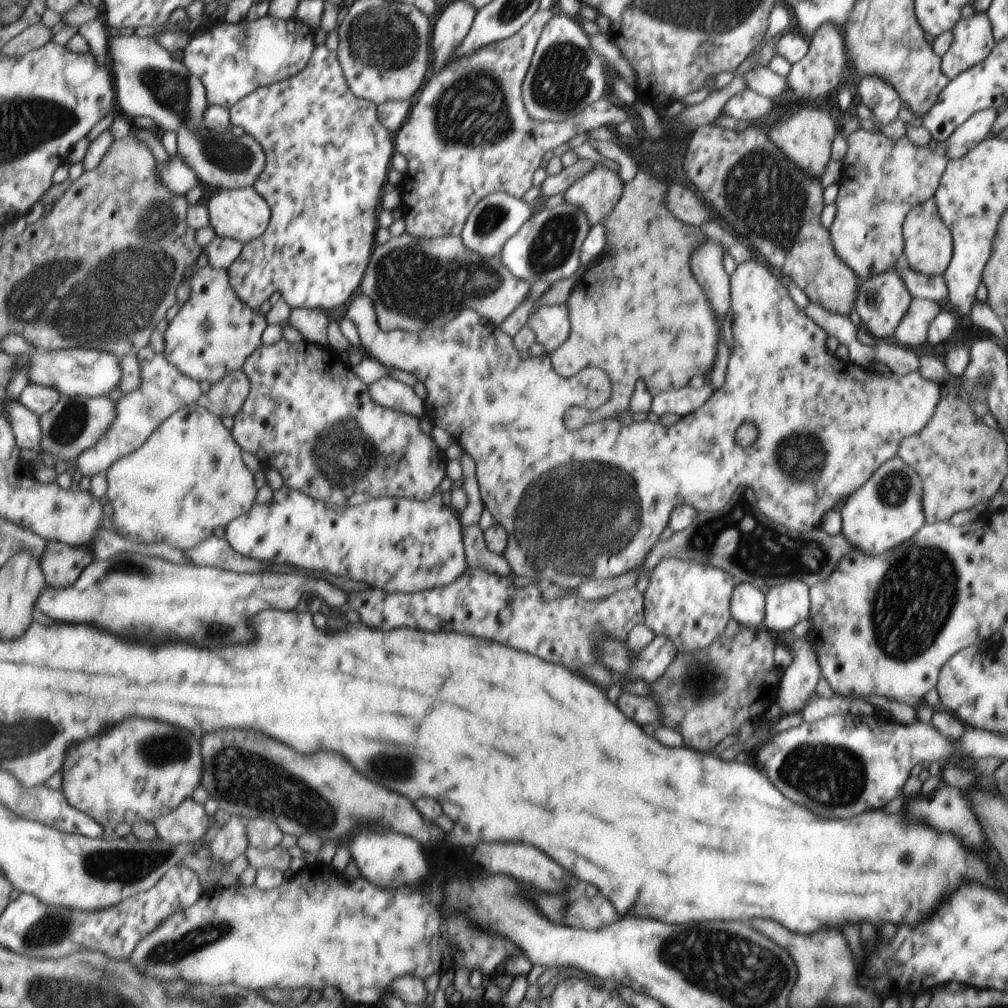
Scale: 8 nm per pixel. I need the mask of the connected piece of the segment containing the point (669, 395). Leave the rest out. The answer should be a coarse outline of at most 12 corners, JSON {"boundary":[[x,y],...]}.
{"boundary":[[707,380],[699,389],[688,385],[651,398],[659,417],[696,412],[714,391]]}

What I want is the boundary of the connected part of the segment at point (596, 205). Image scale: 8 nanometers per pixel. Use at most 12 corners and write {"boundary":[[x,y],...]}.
{"boundary":[[597,165],[564,192],[590,228],[622,196],[616,171]]}

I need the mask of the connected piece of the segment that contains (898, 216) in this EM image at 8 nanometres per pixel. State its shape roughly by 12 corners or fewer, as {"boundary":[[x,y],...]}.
{"boundary":[[859,129],[831,228],[860,280],[894,271],[946,156]]}

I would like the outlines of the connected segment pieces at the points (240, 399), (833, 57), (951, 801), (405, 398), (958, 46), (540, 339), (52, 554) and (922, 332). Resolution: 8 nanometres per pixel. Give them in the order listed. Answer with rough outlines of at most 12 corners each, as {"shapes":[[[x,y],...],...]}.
{"shapes":[[[230,372],[206,386],[216,416],[235,418],[252,394],[251,376]],[[825,23],[787,75],[798,104],[839,89],[844,37]],[[940,784],[910,802],[912,818],[984,848],[982,828],[958,788]],[[387,376],[372,382],[376,404],[419,419],[426,402]],[[986,11],[960,20],[943,54],[949,81],[996,44]],[[567,303],[532,310],[527,325],[546,353],[571,331]],[[52,540],[42,566],[52,588],[68,588],[94,561],[92,547]],[[916,298],[894,339],[916,348],[929,340],[938,303]]]}

